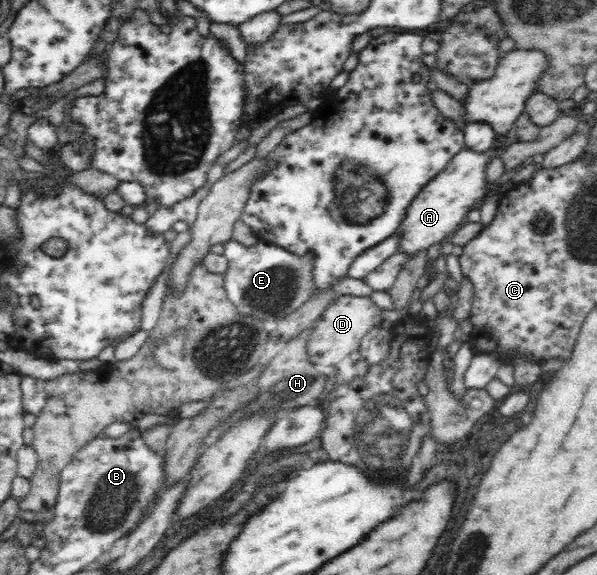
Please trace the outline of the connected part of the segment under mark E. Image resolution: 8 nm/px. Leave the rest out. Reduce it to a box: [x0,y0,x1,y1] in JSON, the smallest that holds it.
[222,241,315,321]

